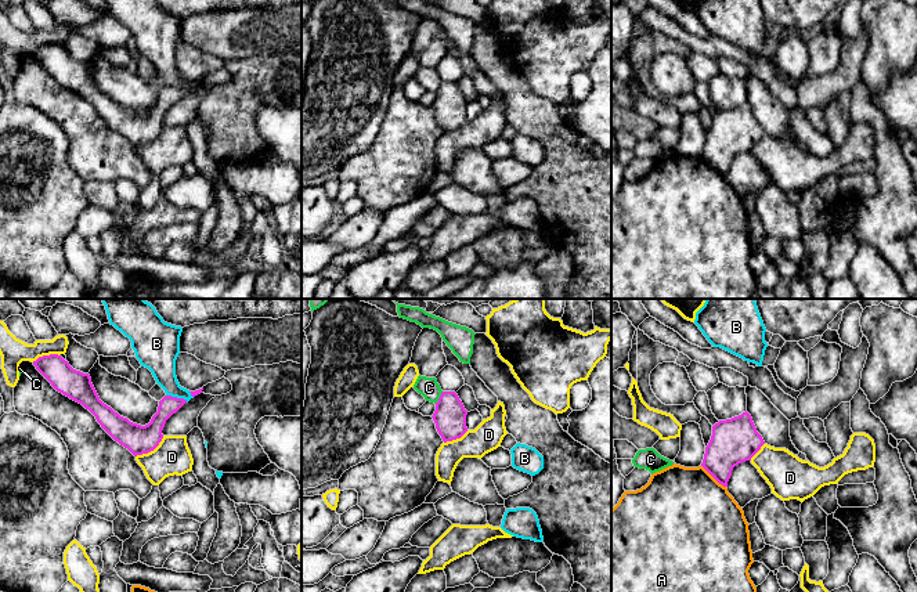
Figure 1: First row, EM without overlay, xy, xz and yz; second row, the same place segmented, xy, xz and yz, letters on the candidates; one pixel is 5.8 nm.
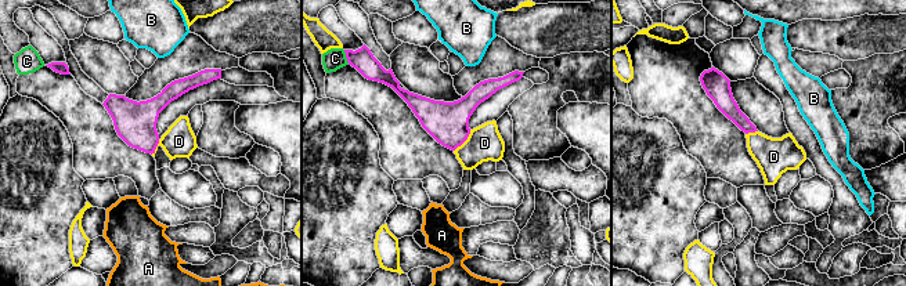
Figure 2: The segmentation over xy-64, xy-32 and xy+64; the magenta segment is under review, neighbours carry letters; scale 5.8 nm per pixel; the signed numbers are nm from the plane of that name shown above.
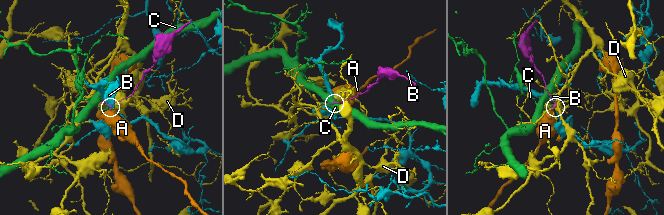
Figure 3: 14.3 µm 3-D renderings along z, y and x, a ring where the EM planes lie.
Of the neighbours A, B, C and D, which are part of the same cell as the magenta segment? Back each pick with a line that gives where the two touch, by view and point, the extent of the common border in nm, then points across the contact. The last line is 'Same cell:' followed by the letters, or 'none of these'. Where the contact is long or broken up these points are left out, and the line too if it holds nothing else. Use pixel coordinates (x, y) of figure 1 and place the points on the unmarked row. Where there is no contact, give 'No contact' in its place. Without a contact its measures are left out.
Same cell: none of these

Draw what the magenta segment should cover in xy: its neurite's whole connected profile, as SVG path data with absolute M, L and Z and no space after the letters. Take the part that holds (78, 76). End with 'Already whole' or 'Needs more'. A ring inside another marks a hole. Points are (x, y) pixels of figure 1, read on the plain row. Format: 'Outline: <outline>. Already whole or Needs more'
Outline: M61 46L39 47L33 51L33 55L57 82L89 100L101 118L134 147L148 144L159 136L166 111L187 93L184 89L165 86L159 91L158 102L151 112L141 116L104 94L91 73L90 65L73 59Z. Already whole

